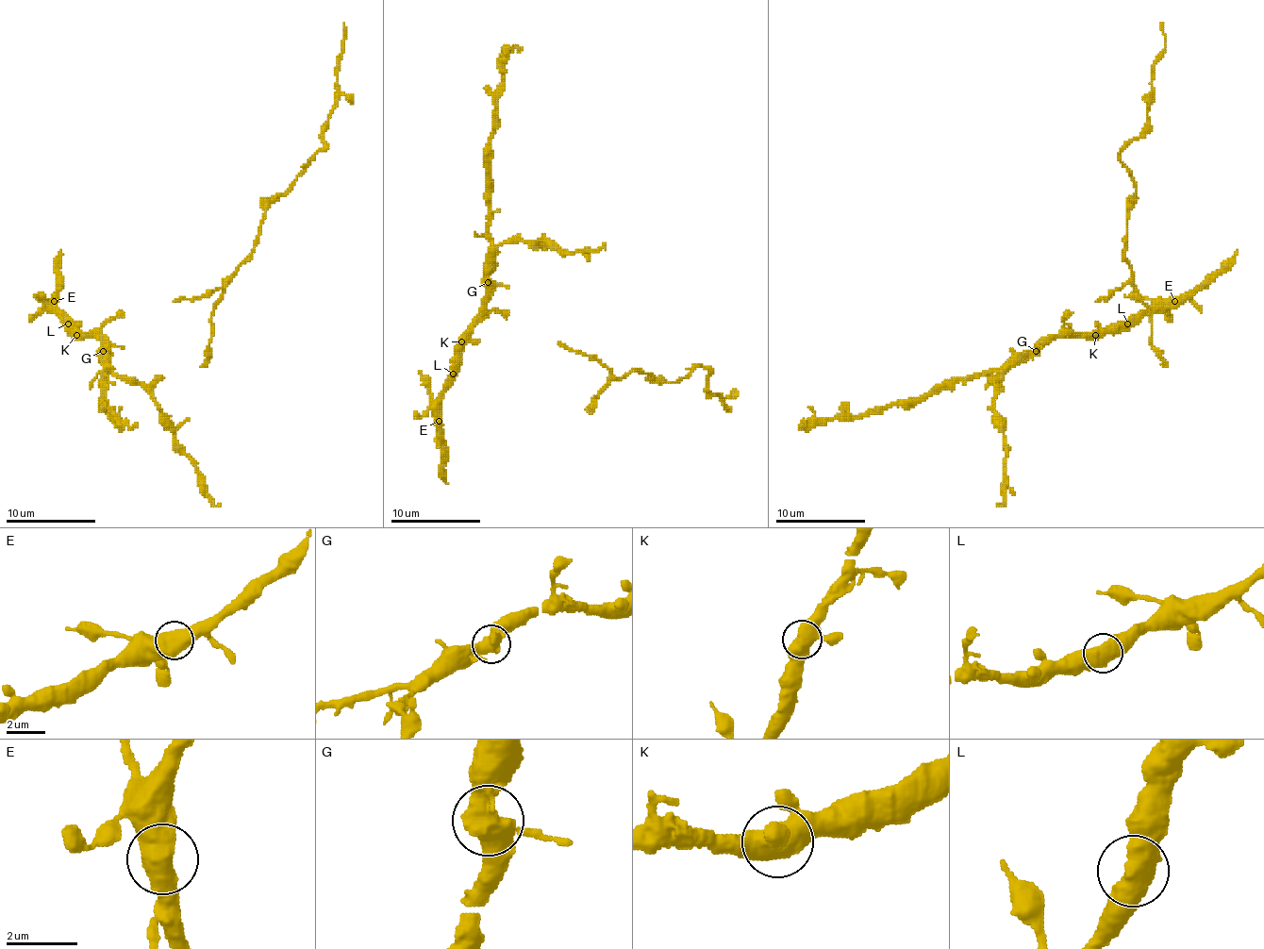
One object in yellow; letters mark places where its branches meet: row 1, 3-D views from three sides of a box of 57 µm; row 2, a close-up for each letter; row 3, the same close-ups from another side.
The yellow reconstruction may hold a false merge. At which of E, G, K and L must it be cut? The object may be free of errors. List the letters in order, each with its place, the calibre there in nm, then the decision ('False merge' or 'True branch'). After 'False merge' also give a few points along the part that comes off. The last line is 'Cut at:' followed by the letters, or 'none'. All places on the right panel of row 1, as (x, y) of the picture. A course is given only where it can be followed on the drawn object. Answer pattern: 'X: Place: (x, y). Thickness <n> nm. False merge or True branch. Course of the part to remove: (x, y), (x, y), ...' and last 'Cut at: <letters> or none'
E: Place: (1174, 301). Thickness 600 nm. True branch
G: Place: (1036, 351). Thickness 550 nm. True branch
K: Place: (1095, 335). Thickness 500 nm. True branch
L: Place: (1127, 324). Thickness 600 nm. True branch
Cut at: none

